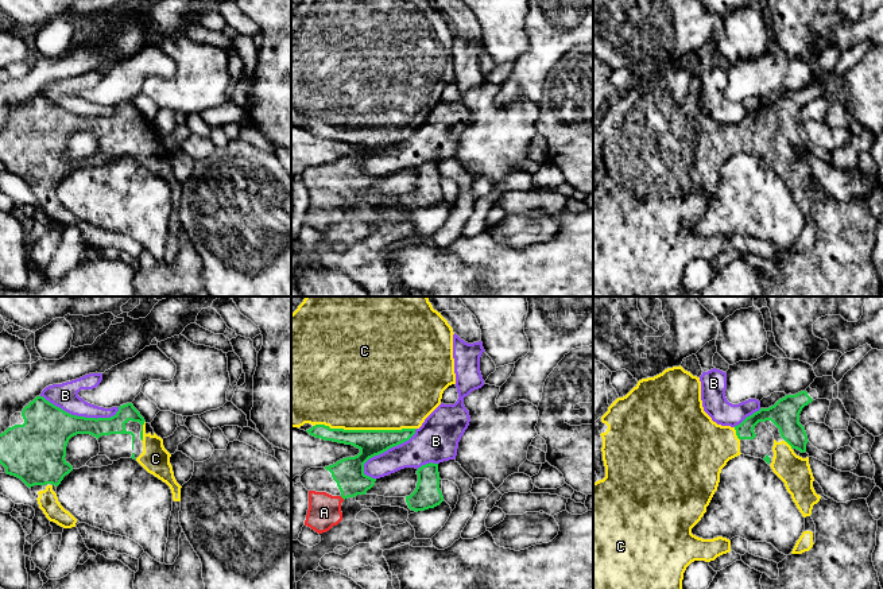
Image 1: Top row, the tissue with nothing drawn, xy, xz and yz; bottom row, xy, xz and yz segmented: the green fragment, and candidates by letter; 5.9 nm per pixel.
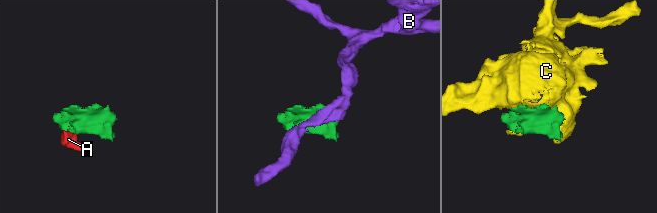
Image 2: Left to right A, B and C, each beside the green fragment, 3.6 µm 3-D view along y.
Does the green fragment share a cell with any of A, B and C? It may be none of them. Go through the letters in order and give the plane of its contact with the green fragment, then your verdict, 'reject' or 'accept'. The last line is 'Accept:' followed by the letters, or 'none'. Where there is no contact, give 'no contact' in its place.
A: contact in xz; accept
B: contact in xy; reject
C: contact in xz; accept
Accept: A, C

